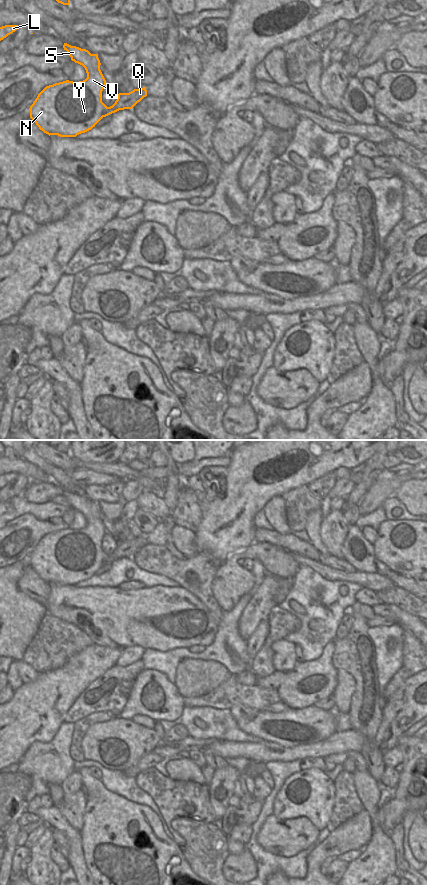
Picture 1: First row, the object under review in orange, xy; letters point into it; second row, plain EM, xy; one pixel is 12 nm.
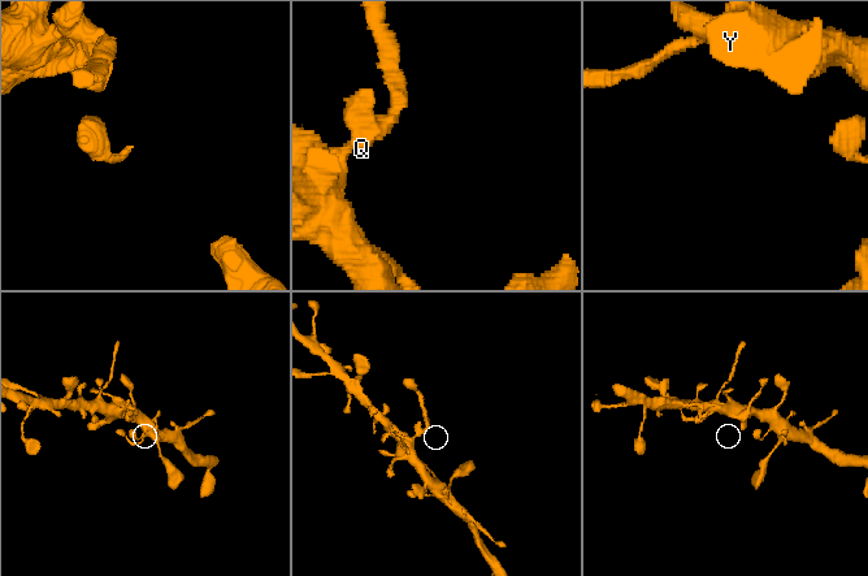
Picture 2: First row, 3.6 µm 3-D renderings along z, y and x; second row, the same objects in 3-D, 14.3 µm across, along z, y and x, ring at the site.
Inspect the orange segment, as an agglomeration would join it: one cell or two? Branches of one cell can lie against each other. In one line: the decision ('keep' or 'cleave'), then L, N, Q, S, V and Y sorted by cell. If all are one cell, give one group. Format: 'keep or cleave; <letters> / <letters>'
keep; L N Q S V Y

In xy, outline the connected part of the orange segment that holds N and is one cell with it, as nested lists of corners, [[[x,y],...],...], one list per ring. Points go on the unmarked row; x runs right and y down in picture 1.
[[[67,491],[63,496],[72,509],[85,516],[87,526],[46,534],[30,554],[30,566],[49,584],[76,585],[91,578],[103,565],[119,558],[132,558],[147,544],[145,535],[119,541],[115,551],[107,555],[102,550],[102,539],[107,532],[100,518],[98,502]]]

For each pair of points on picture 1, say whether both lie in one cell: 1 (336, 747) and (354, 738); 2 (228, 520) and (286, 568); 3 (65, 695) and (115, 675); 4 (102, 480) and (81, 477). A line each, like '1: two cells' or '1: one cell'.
1: one cell
2: two cells
3: two cells
4: one cell

